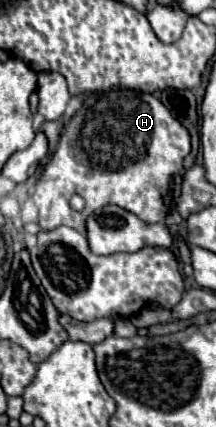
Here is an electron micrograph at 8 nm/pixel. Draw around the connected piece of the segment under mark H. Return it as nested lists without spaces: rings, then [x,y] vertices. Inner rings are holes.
[[[110,89],[102,93],[92,93],[84,99],[80,111],[64,125],[58,147],[52,153],[48,165],[42,171],[40,181],[34,187],[32,199],[40,211],[38,225],[44,231],[52,231],[60,225],[68,225],[84,233],[86,217],[104,205],[118,205],[146,223],[162,223],[172,207],[170,199],[170,179],[182,169],[184,157],[190,153],[190,135],[178,119],[174,119],[168,109],[150,93],[130,91],[130,89]],[[72,195],[82,195],[86,201],[84,211],[74,211],[70,207]]]

